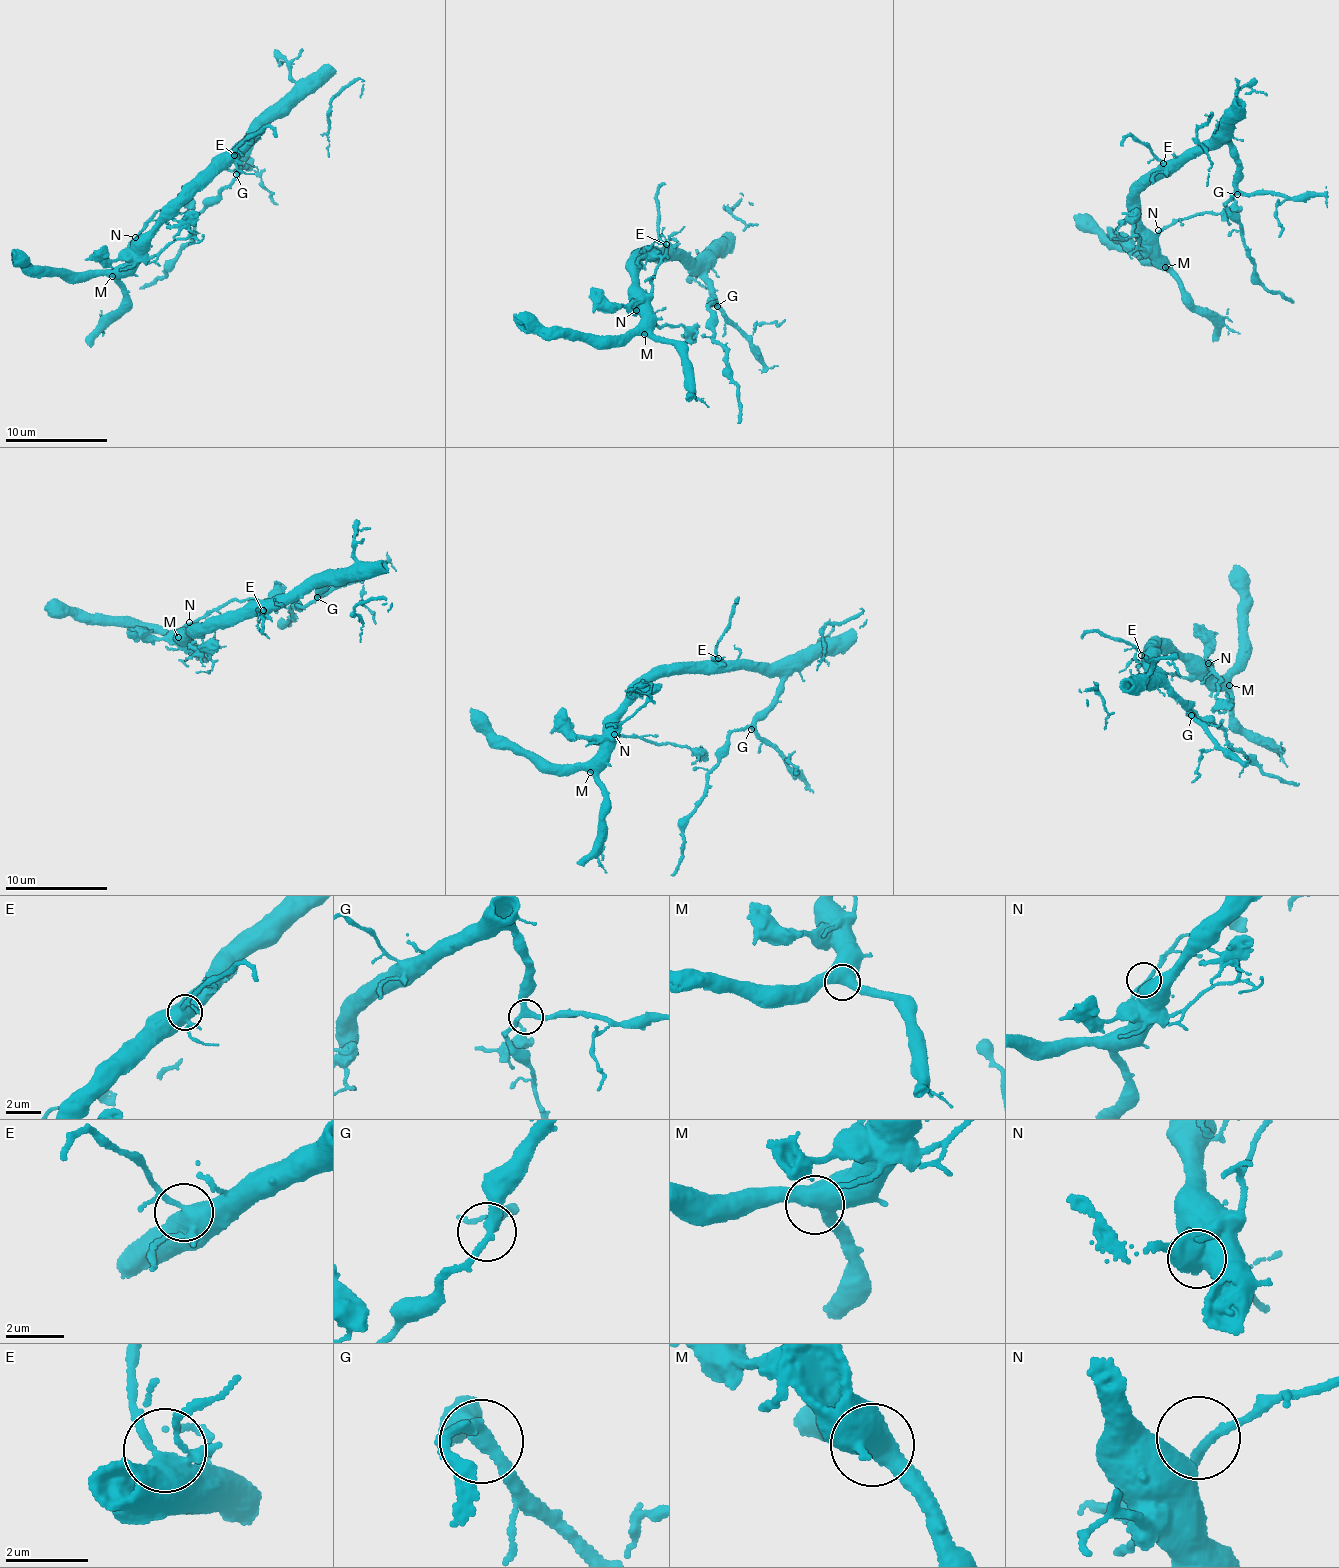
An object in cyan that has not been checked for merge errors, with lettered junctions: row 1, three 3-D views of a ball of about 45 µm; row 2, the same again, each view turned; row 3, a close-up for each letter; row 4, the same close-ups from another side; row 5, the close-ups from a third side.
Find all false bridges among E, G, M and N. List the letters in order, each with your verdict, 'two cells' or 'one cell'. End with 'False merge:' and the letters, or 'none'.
E: one cell
G: one cell
M: one cell
N: one cell
False merge: none

